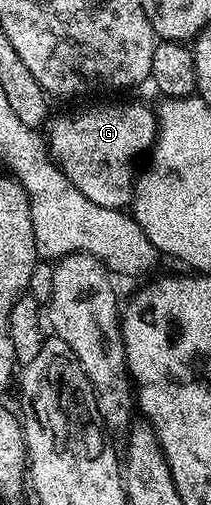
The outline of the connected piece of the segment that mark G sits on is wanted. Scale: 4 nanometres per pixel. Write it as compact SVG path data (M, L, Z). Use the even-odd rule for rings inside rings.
M131 101L128 105L95 105L53 121L50 122L50 155L65 177L98 206L126 210L131 204L137 176L137 169L131 164L155 144L156 110Z

